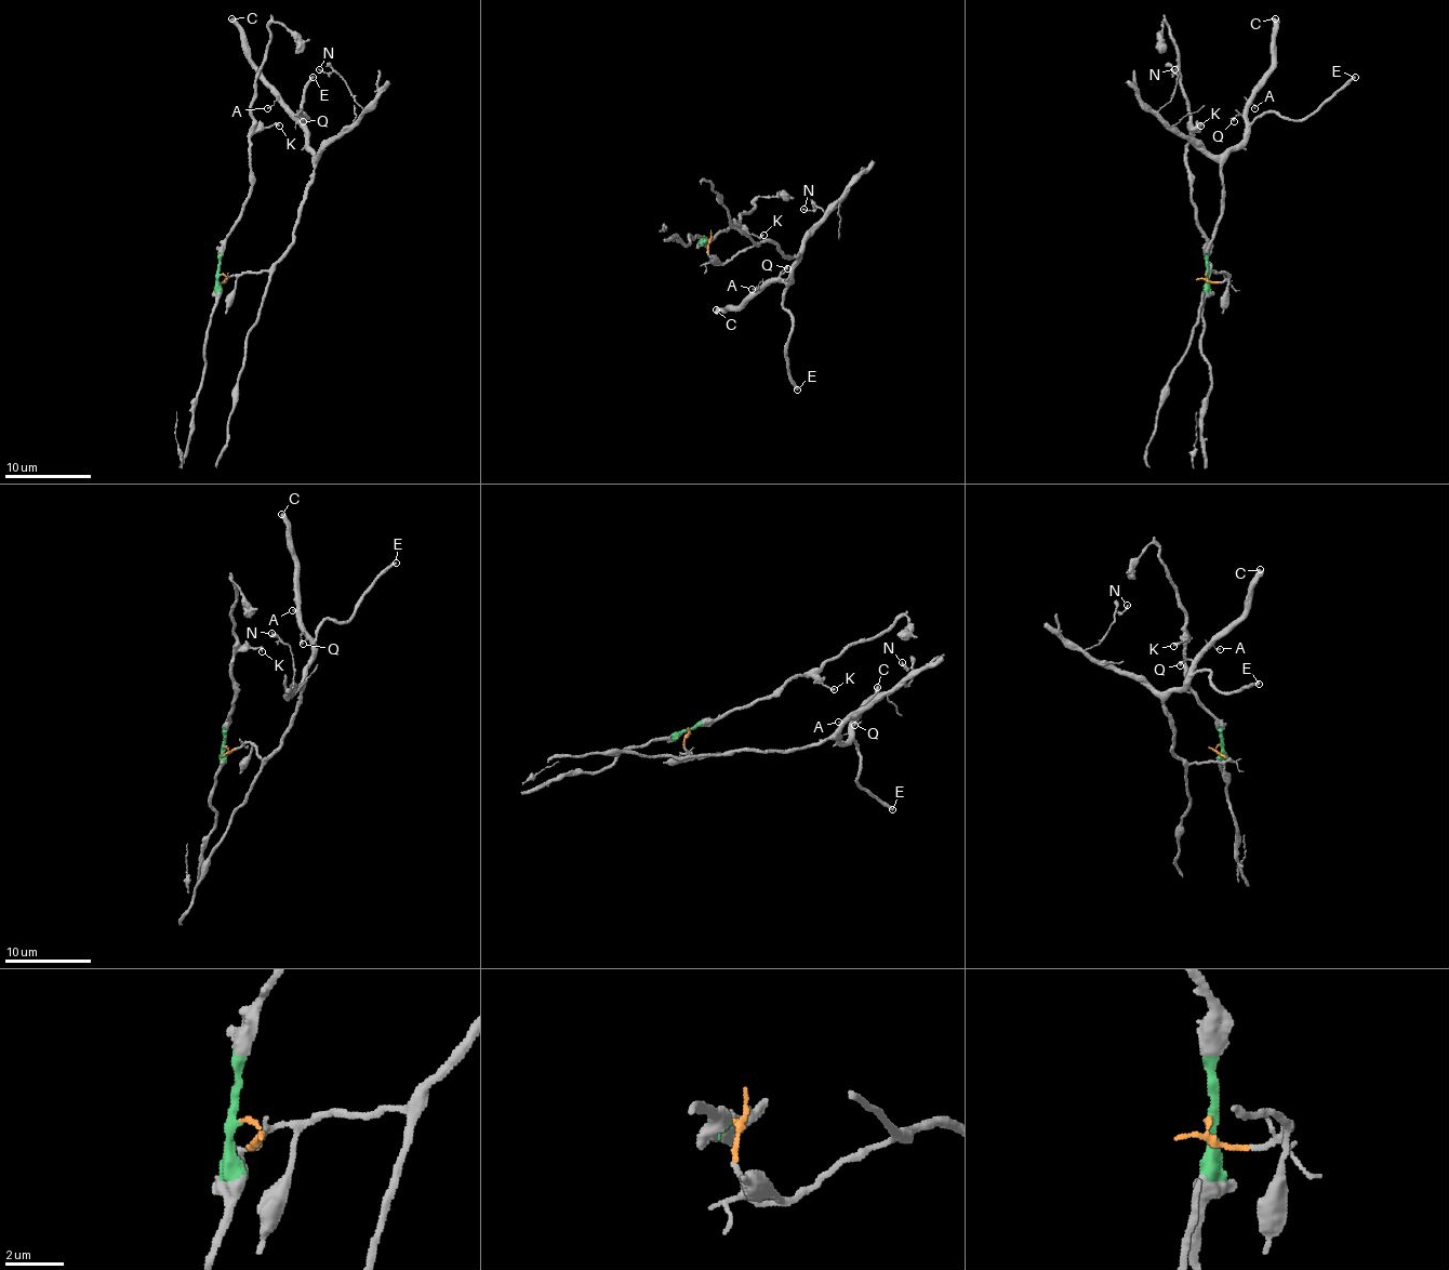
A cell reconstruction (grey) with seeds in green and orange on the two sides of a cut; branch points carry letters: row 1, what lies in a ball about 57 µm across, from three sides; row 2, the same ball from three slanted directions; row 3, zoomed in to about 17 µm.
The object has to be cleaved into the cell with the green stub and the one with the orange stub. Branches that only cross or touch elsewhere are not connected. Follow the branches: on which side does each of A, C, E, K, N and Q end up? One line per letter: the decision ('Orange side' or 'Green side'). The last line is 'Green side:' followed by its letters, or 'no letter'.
A: Orange side
C: Orange side
E: Orange side
K: Green side
N: Orange side
Q: Orange side
Green side: K

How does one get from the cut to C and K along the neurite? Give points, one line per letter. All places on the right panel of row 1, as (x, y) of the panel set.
C: (1206, 274), (1230, 276), (1206, 250), (1221, 161), (1273, 63), (1275, 17)
K: (1206, 274), (1206, 248), (1188, 185), (1188, 140), (1199, 127)

